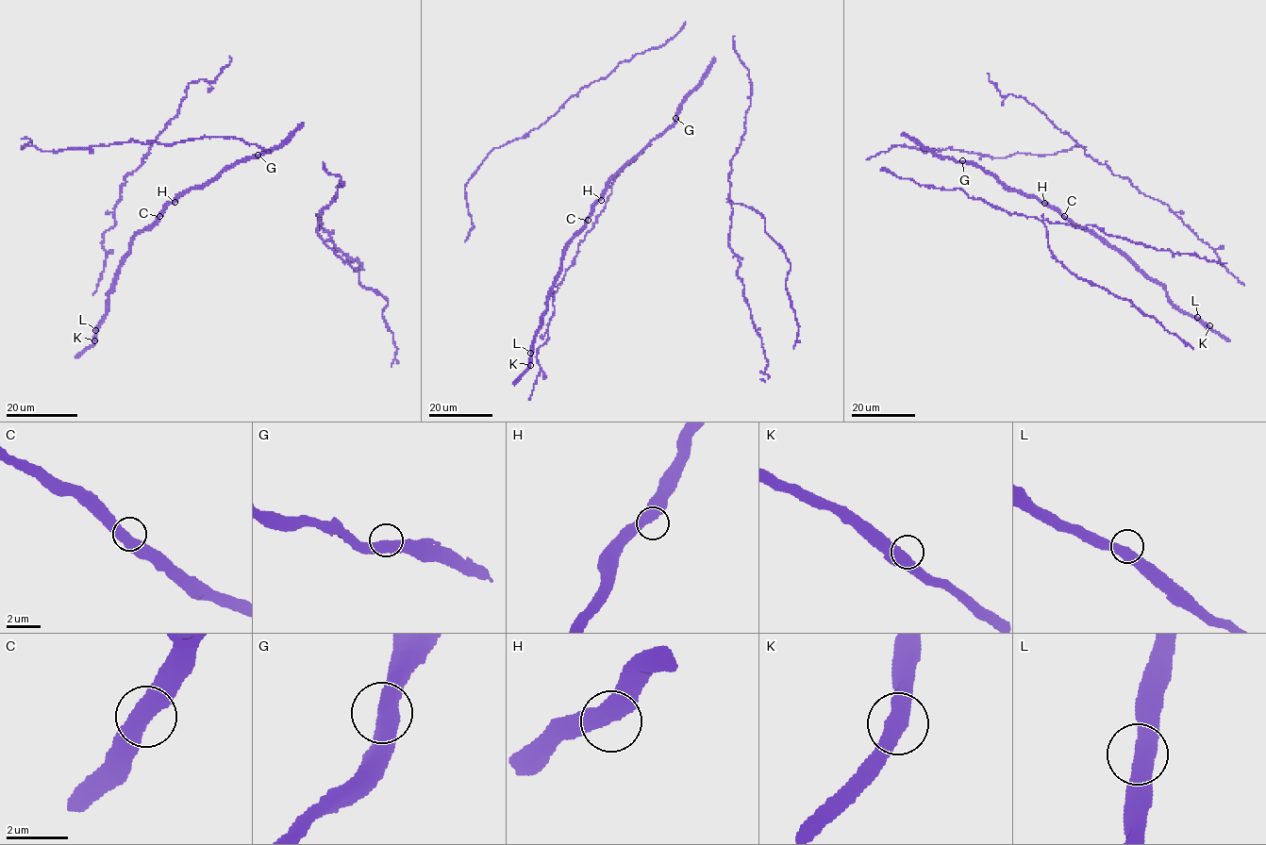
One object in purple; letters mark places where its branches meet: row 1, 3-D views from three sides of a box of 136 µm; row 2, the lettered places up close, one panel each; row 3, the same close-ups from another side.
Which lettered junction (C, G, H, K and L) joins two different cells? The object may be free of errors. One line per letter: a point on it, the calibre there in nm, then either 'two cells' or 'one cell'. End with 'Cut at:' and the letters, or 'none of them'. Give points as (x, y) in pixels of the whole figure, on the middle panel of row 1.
C: at (588, 220); 500 nm thick; one cell
G: at (675, 118); 500 nm thick; one cell
H: at (601, 200); 500 nm thick; one cell
K: at (530, 365); 500 nm thick; one cell
L: at (530, 353); 500 nm thick; one cell
Cut at: none of them

